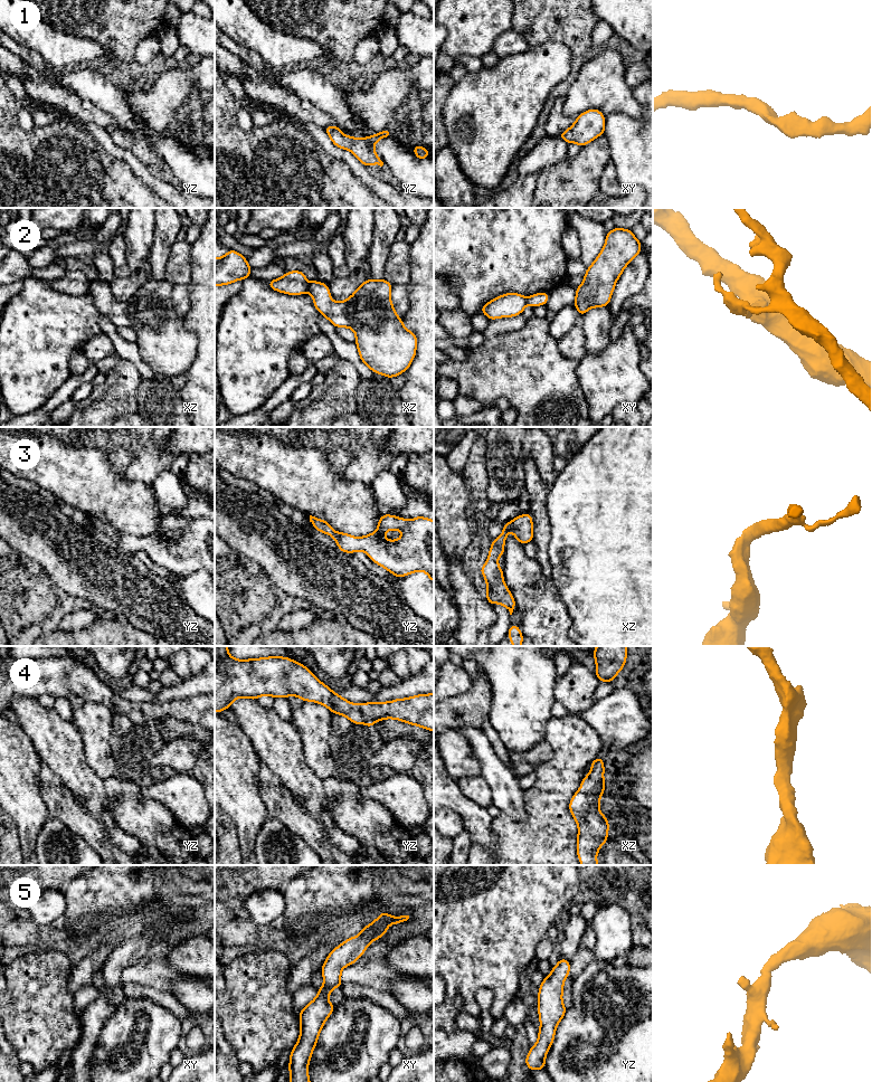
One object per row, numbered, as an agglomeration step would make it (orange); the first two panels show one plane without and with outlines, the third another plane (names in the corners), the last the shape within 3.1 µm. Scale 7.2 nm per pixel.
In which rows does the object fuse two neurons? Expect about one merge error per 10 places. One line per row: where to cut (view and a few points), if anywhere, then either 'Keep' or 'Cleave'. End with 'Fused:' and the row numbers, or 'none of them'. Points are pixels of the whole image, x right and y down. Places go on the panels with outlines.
1: No split. Keep
2: Split along xz (307, 284), (309, 290). Cleave
3: No split. Keep
4: No split. Keep
5: No split. Keep
Fused: 2

